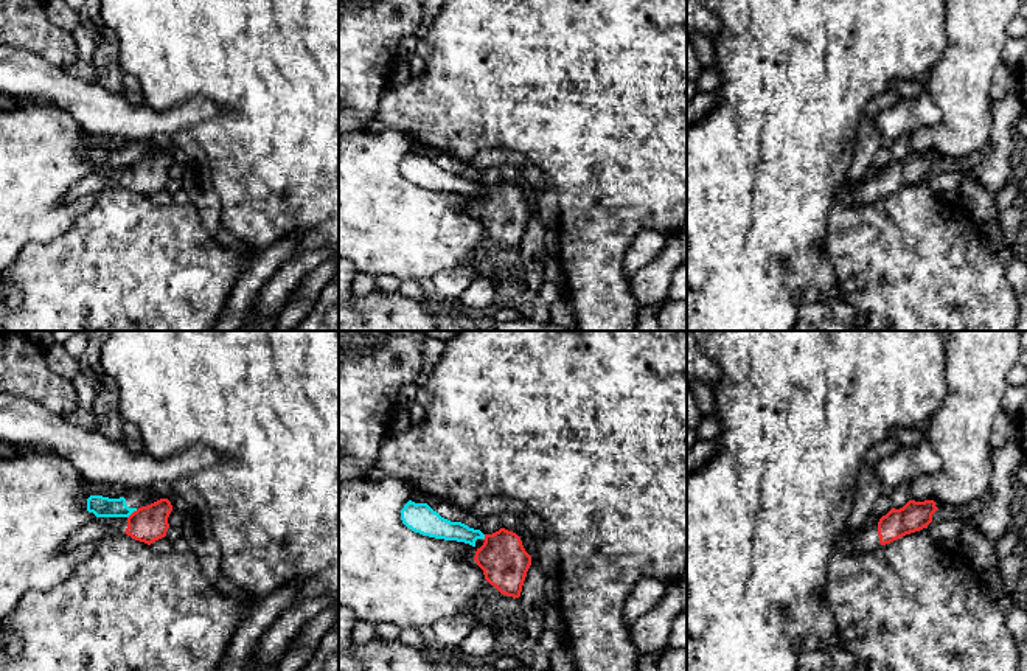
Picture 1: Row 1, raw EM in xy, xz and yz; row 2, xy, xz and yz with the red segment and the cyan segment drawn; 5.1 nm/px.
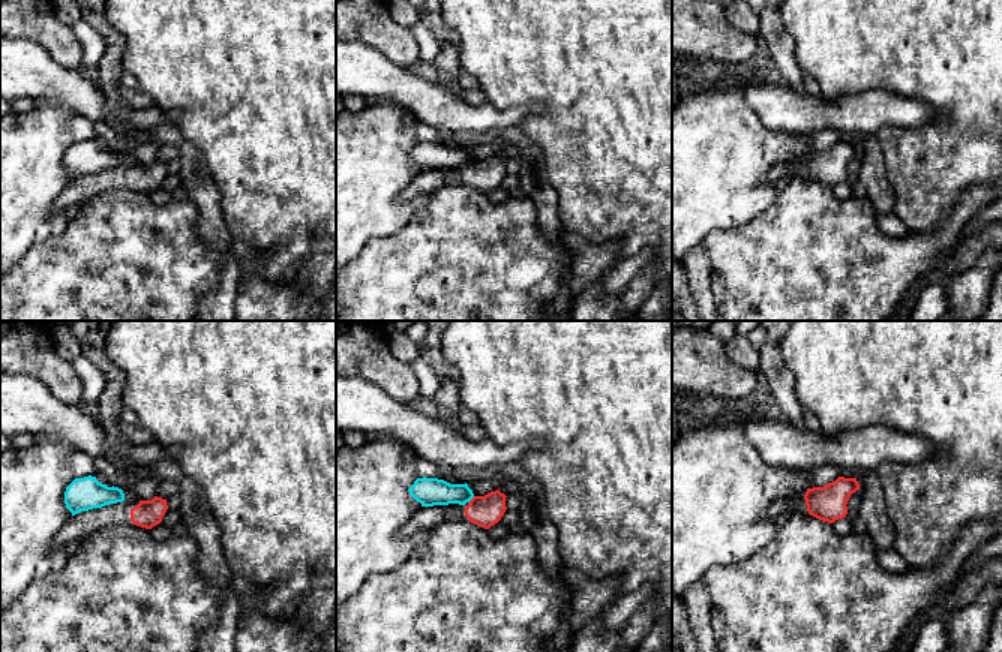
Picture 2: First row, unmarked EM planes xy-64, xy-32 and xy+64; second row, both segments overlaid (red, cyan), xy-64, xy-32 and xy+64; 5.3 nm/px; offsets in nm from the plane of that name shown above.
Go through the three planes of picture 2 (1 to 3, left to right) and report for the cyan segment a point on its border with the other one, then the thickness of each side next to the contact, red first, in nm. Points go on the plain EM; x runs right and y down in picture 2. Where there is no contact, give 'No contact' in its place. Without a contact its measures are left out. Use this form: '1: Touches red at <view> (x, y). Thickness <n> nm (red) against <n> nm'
1: No contact
2: Touches red at xy-32 (471, 164). Thickness 170 nm (red) against 150 nm
3: No contact

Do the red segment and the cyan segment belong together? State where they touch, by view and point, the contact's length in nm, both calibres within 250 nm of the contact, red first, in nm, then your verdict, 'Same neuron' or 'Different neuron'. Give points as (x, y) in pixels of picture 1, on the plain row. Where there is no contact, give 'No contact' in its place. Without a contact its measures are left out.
Touches red at xy (132, 165). Shared border 70 nm. Thickness 190 nm (red) against 110 nm. Different neuron

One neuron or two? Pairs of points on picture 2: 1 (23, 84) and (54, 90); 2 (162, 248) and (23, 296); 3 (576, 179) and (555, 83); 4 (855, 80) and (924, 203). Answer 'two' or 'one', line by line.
1: one
2: one
3: one
4: one

